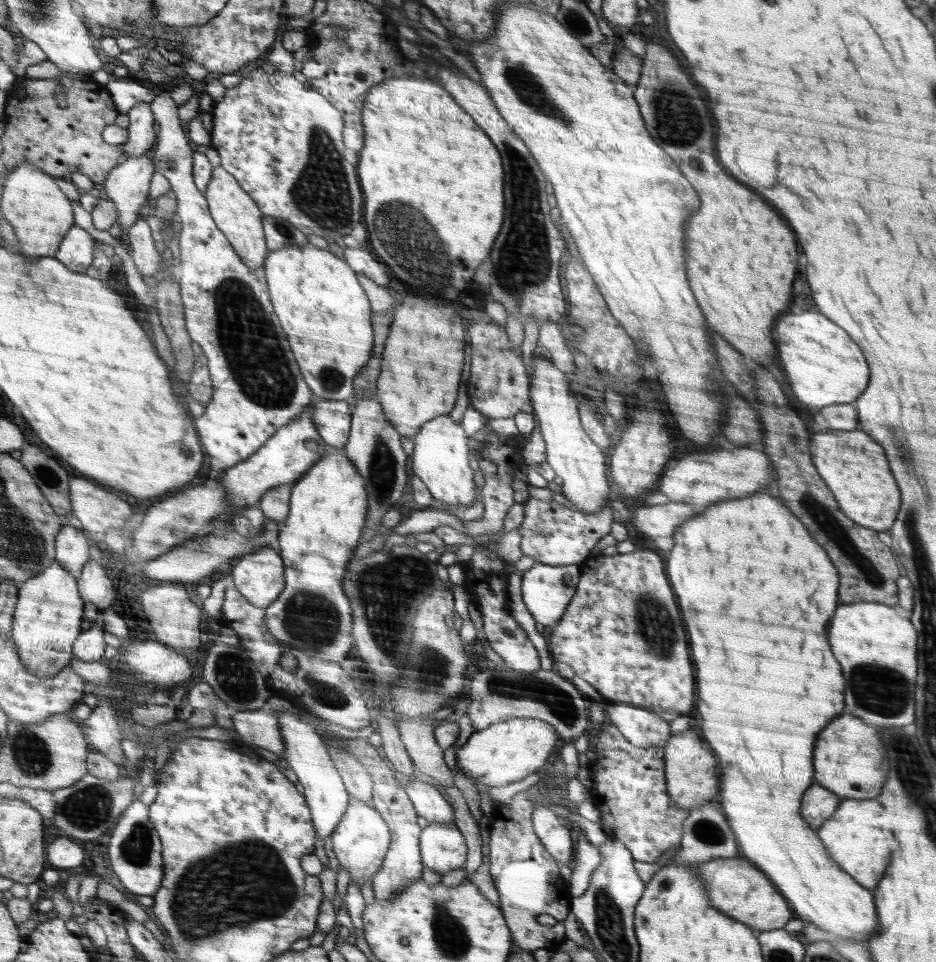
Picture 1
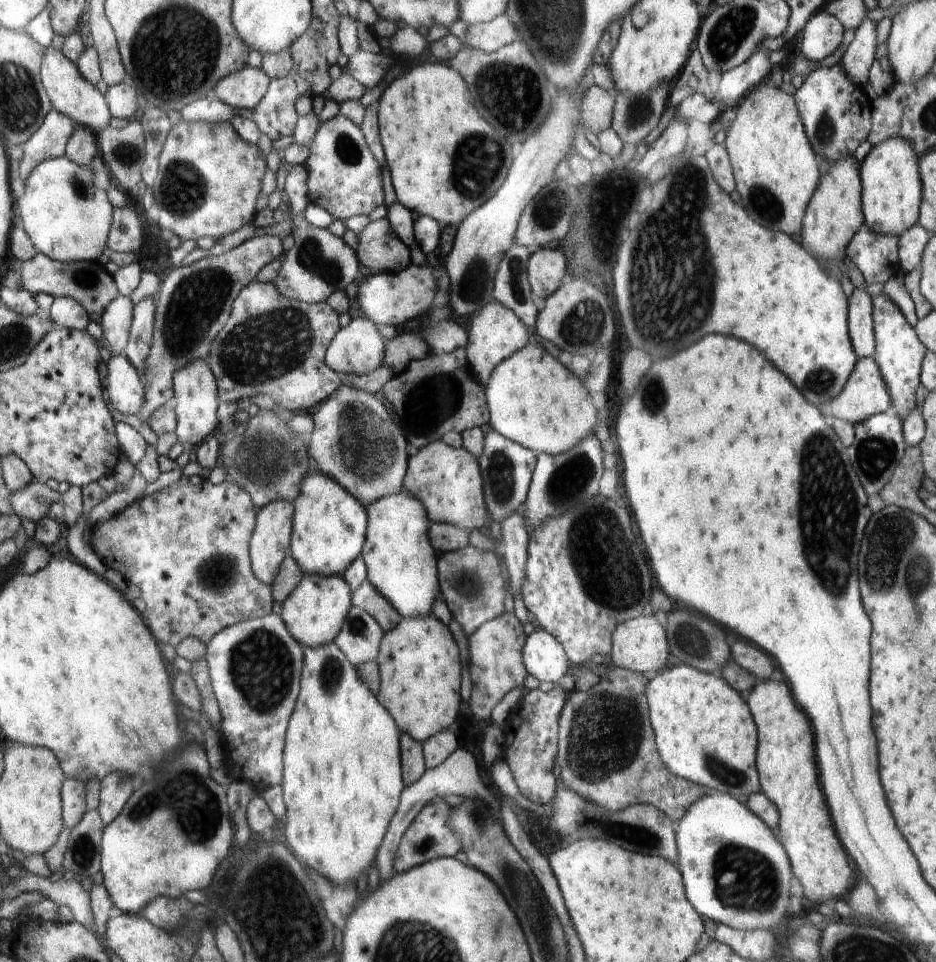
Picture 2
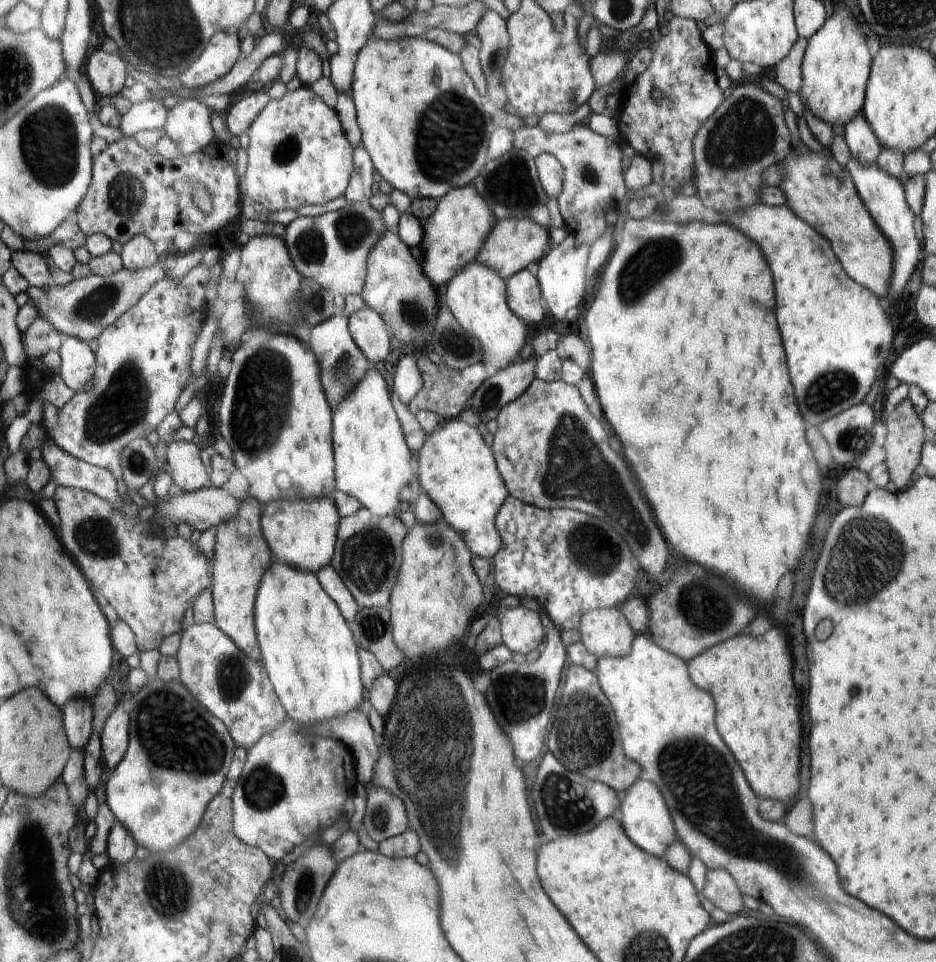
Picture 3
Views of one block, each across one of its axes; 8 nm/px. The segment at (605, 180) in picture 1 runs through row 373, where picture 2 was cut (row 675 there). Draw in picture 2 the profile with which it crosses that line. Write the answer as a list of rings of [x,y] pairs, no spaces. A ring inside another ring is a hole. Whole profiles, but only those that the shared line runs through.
[[[684,664],[668,667],[668,670],[652,678],[652,686],[648,686],[648,706],[652,706],[652,726],[656,726],[656,746],[660,746],[660,754],[664,754],[664,762],[668,762],[668,770],[672,770],[672,774],[680,774],[690,782],[737,799],[742,794],[760,790],[756,774],[756,724],[746,702],[728,686],[724,678]]]

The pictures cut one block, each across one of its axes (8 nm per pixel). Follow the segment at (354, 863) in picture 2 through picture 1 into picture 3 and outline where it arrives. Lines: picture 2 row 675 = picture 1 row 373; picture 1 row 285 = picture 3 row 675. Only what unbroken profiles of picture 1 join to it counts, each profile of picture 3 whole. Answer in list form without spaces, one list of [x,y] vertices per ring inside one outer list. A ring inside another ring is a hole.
[[[272,558],[257,592],[255,630],[261,650],[261,662],[266,667],[276,697],[287,715],[298,724],[328,721],[354,710],[362,702],[361,665],[356,656],[356,642],[350,624],[316,579],[315,573],[276,561]]]

